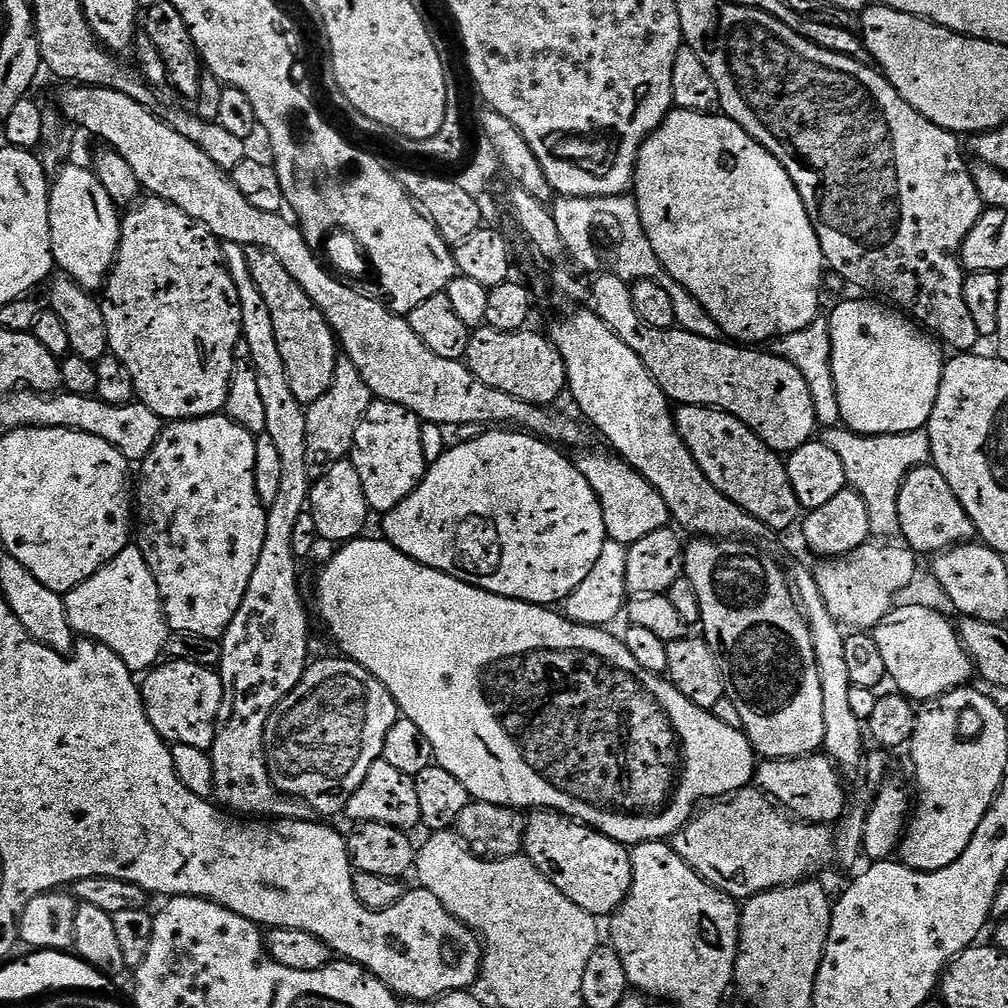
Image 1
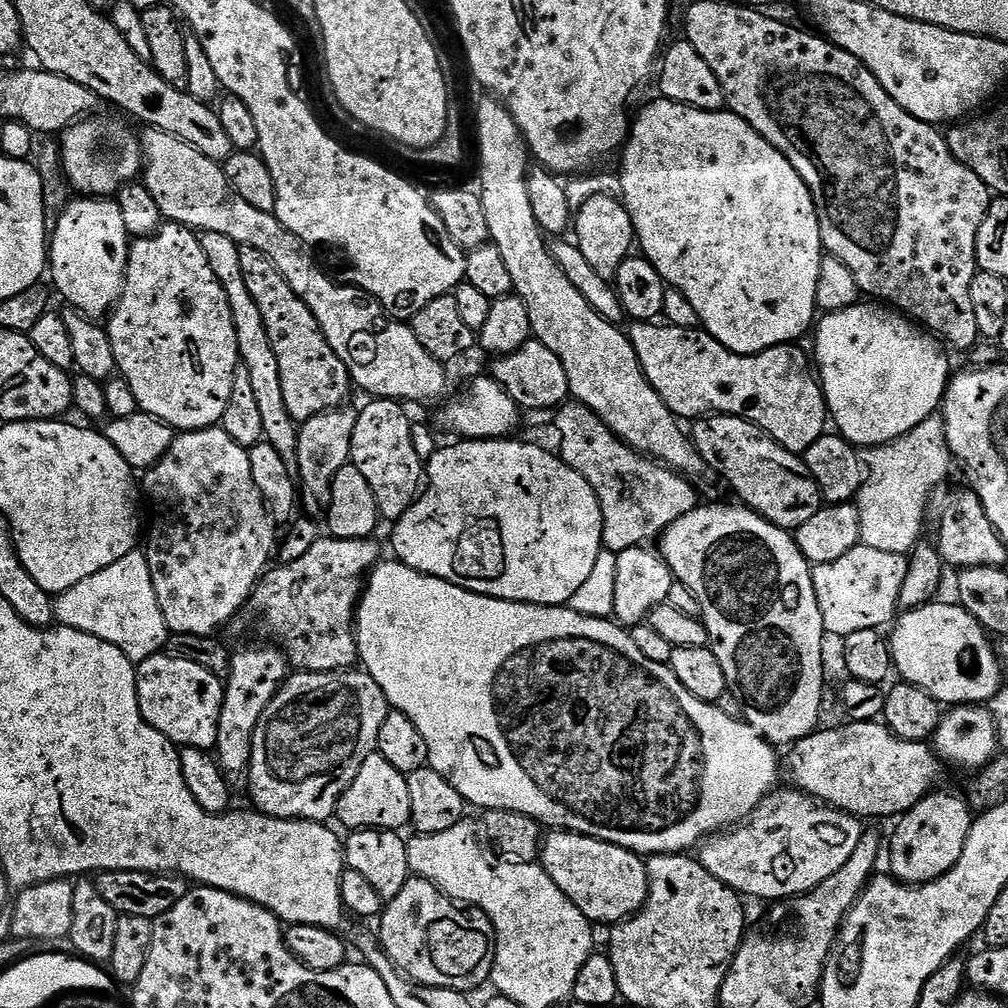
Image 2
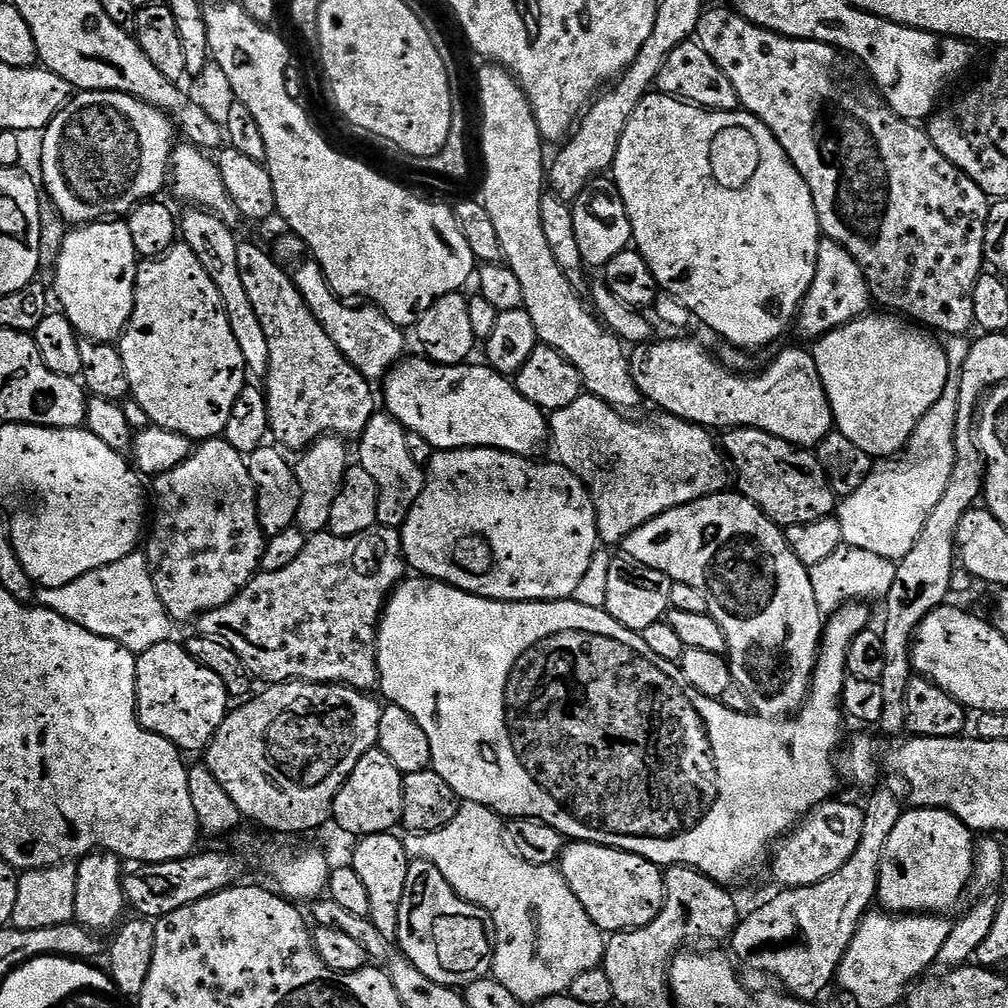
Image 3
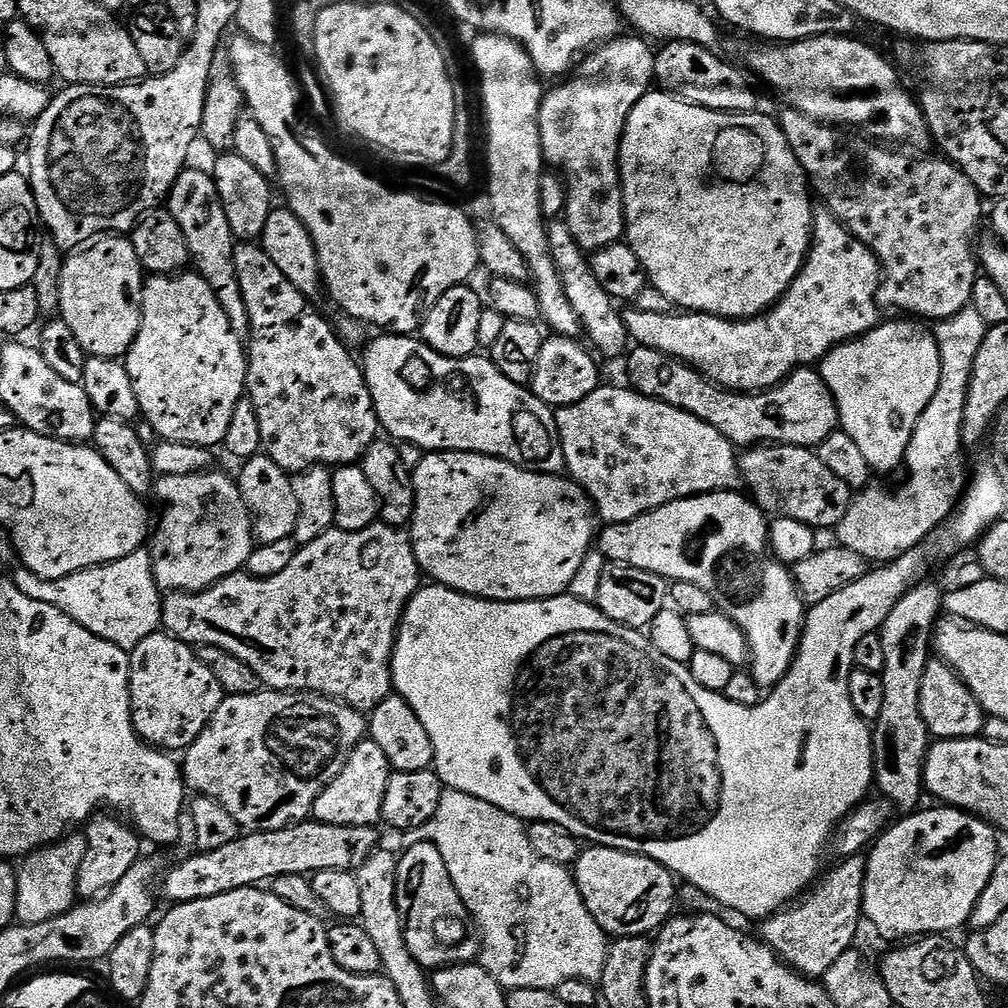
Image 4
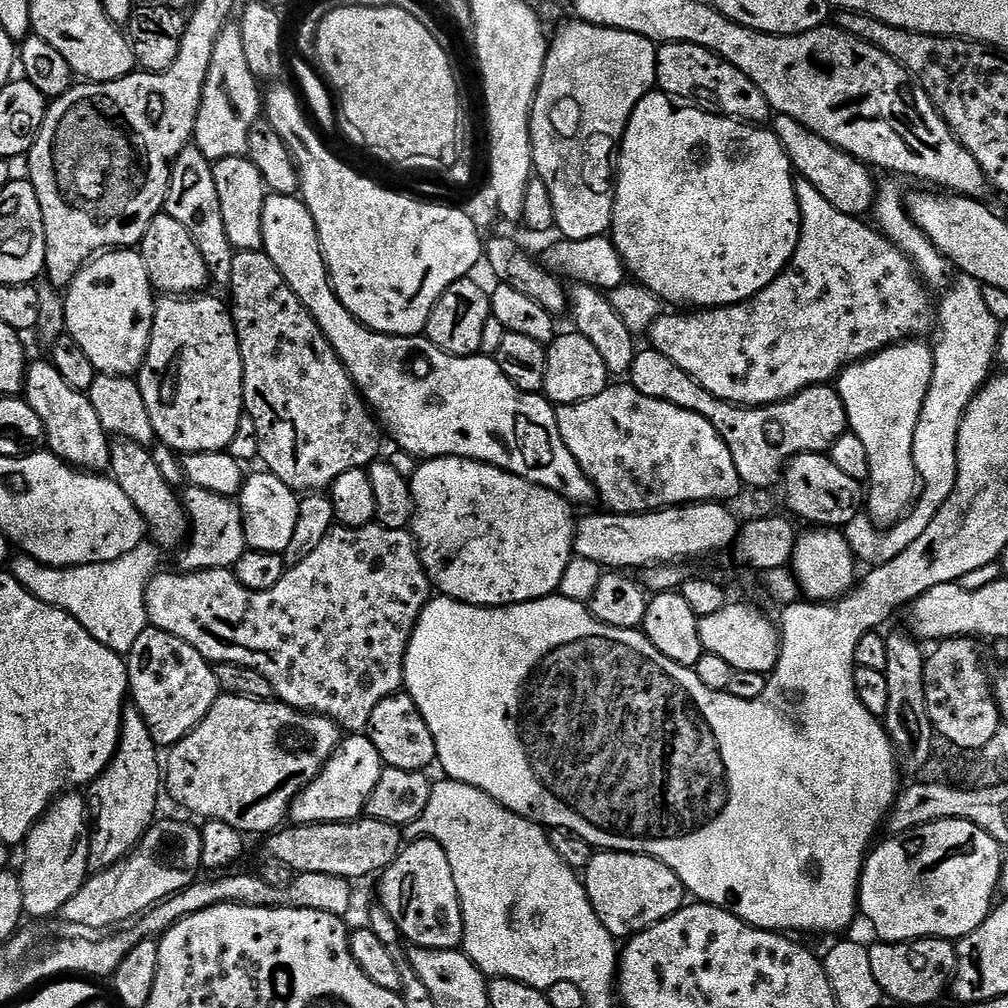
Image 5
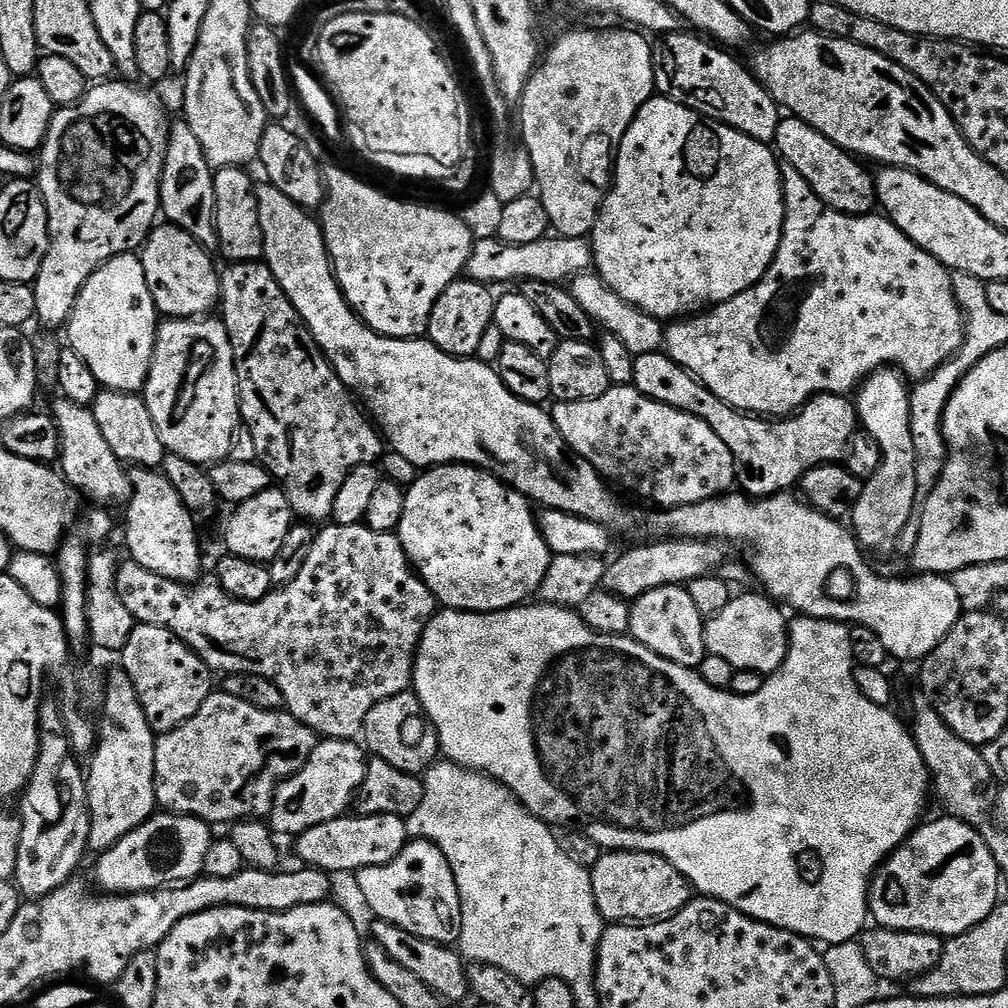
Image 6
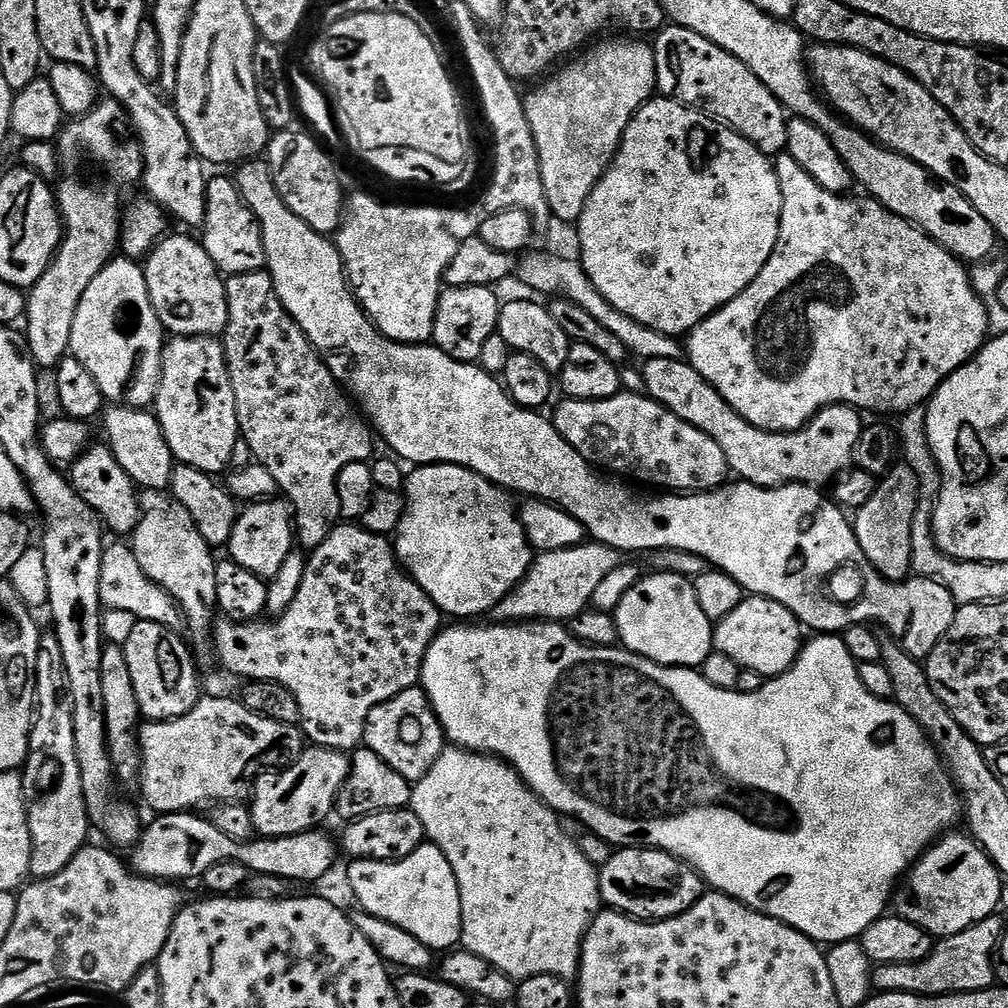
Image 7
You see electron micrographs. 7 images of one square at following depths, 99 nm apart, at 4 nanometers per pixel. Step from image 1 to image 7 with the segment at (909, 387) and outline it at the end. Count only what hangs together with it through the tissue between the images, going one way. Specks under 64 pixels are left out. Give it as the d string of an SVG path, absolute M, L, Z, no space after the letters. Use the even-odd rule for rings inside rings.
M897 462L885 476L879 477L876 492L866 506L862 506L855 513L854 527L856 537L870 562L887 580L903 580L909 575L912 566L912 517L918 511L918 476L910 465Z

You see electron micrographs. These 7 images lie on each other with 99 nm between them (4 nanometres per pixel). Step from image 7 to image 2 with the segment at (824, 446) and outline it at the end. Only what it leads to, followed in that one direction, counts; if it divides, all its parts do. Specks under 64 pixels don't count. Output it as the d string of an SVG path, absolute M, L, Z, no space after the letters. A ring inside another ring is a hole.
M636 322L631 327L632 329L627 329L626 335L628 341L634 346L634 354L638 354L638 362L642 366L646 378L650 382L650 386L654 386L654 390L658 390L658 398L662 398L662 402L666 402L666 406L676 417L683 418L685 421L688 419L688 422L692 422L701 416L711 416L713 414L737 416L743 420L749 420L754 426L761 428L774 442L778 442L786 450L797 454L802 454L810 446L814 446L814 442L818 442L818 438L825 435L827 428L824 427L829 427L830 424L828 403L824 400L824 390L820 387L817 373L814 371L813 361L810 359L809 353L807 356L800 349L800 346L783 344L782 346L774 346L765 352L759 352L756 356L743 356L742 354L734 354L730 350L726 350L726 346L722 346L722 342L718 342L710 333L700 328L679 328L673 324L660 322Z

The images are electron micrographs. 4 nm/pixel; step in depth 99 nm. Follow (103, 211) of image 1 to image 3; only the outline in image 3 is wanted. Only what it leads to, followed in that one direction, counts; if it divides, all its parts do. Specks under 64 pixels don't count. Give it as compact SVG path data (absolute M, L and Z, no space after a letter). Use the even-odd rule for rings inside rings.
M109 218L95 224L81 224L69 231L58 254L54 296L60 299L59 311L70 318L74 330L83 339L103 344L119 341L134 310L137 263L134 242L123 219Z

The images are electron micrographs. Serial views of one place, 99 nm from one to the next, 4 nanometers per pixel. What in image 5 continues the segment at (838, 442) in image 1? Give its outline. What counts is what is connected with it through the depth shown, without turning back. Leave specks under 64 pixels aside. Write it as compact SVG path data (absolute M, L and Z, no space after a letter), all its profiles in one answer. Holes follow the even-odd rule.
M960 274L941 295L945 296L938 300L934 312L938 321L934 332L936 344L932 348L934 370L930 388L926 390L926 400L922 402L922 414L914 430L914 466L922 487L907 515L887 530L881 530L867 518L851 520L843 529L852 555L861 565L875 566L898 558L898 554L902 554L902 550L906 550L906 546L924 532L933 514L953 490L958 470L958 430L964 411L993 375L992 364L997 363L996 347L1002 321L990 314L982 298L983 289L984 285L973 276Z

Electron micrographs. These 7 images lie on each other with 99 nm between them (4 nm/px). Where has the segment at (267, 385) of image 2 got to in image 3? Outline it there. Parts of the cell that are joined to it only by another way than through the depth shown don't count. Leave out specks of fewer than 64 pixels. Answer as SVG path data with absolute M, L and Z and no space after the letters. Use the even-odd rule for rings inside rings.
M195 206L187 209L185 216L178 220L178 232L183 243L194 250L198 262L210 274L210 282L218 286L218 294L222 294L222 302L226 310L226 318L230 318L230 330L234 330L234 338L242 349L245 369L259 378L267 377L270 348L266 334L262 331L262 322L258 322L258 314L254 314L254 306L250 306L250 297L246 295L246 286L242 286L242 278L238 274L238 237L224 220L219 220L214 212L205 212Z

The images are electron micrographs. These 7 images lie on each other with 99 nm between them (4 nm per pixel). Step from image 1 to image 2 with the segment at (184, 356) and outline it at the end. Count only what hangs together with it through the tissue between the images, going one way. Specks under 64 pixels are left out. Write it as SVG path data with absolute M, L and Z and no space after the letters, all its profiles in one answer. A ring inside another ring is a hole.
M164 222L153 236L141 236L131 241L124 289L120 301L107 317L106 327L110 346L114 346L114 358L119 375L130 386L130 390L134 390L134 398L138 398L141 412L158 418L163 424L169 424L177 433L215 428L223 421L226 402L230 402L230 390L234 390L236 370L241 367L238 338L234 334L234 318L230 314L230 302L226 302L226 290L222 290L222 282L218 282L214 270L210 270L210 262L206 262L206 253L200 245L200 237L193 229L184 228L181 224Z

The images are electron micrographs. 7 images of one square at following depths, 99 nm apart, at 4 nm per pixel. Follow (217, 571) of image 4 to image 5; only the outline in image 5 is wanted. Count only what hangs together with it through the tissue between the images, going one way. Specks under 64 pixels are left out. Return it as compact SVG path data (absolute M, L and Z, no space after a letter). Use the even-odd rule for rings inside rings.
M191 486L182 492L184 513L188 515L188 535L179 549L181 572L201 572L215 568L232 568L246 550L244 524L235 499Z

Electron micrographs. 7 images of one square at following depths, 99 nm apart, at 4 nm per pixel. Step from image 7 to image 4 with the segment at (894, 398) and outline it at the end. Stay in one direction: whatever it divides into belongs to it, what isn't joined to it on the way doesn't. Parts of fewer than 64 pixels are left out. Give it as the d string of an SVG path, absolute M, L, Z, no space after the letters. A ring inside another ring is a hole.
M820 210L812 218L812 244L808 247L802 270L785 290L782 299L777 300L767 312L750 320L727 320L721 316L687 310L673 310L666 314L629 310L623 313L623 317L629 341L633 345L658 350L662 356L696 369L707 380L730 392L766 392L781 384L797 368L819 365L836 345L865 336L881 323L882 312L876 302L881 279L880 263L873 252L862 241L855 240L832 217L831 212Z

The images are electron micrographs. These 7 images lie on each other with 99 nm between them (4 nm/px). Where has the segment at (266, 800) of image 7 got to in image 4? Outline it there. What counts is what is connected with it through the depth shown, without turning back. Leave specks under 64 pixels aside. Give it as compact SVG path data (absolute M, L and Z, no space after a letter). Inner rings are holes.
M372 739L361 740L359 746L352 752L352 757L346 762L346 766L338 774L338 778L334 778L316 800L315 819L321 824L334 826L371 828L379 825L382 820L382 804L393 771L386 754L382 754L382 750Z

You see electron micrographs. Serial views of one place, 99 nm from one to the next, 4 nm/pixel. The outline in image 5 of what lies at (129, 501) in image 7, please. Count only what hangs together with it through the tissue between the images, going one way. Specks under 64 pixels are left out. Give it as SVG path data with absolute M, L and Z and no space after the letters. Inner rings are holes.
M47 359L29 363L24 373L23 399L42 418L47 451L66 464L81 470L103 473L112 462L112 444L108 432L98 422L98 414L90 398L70 386Z

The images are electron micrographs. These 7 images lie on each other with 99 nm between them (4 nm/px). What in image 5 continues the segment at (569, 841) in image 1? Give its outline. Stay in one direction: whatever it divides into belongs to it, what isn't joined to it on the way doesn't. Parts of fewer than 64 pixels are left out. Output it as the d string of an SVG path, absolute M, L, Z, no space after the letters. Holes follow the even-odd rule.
M597 851L583 869L582 879L602 926L617 938L628 938L651 928L686 904L686 889L678 874L661 860L638 852Z

